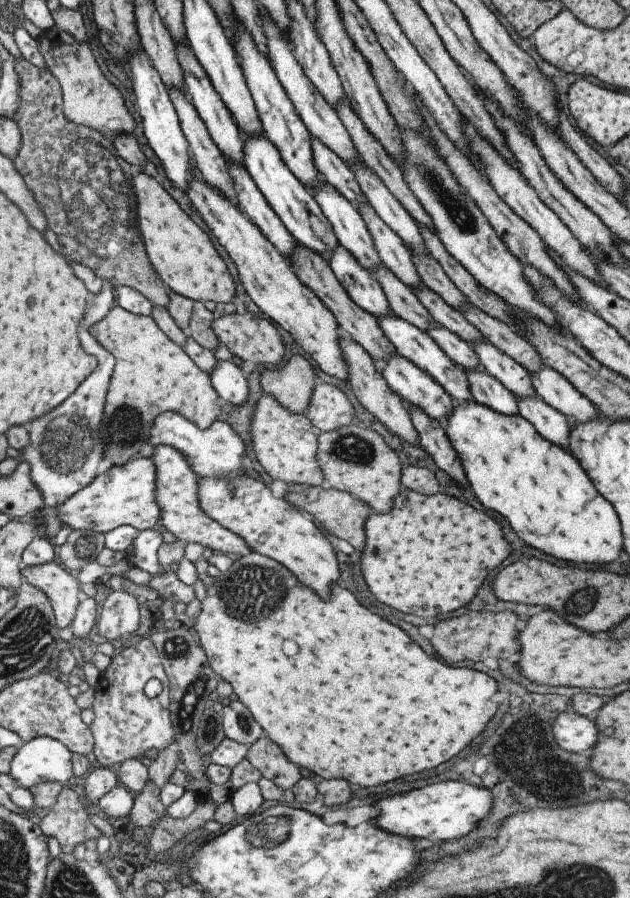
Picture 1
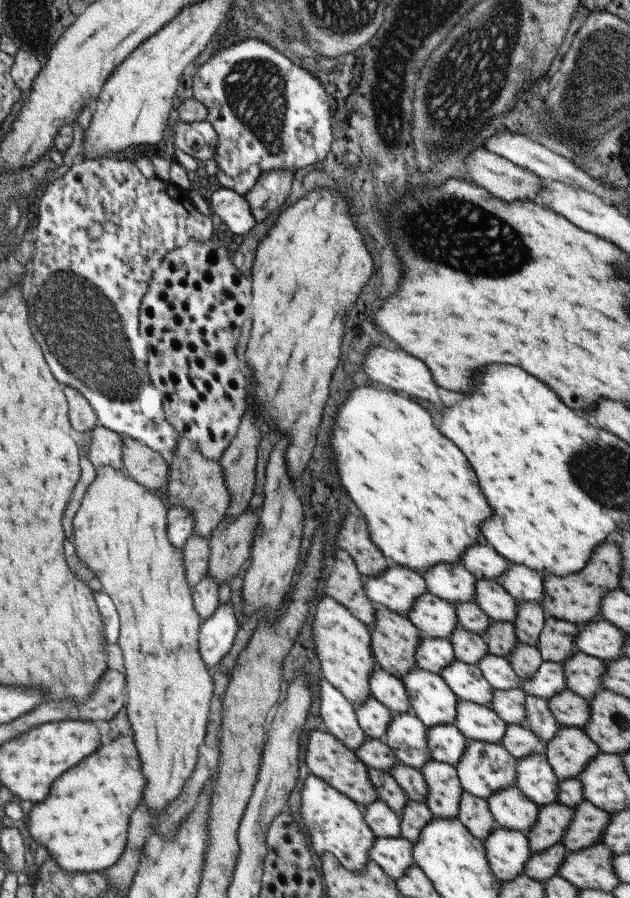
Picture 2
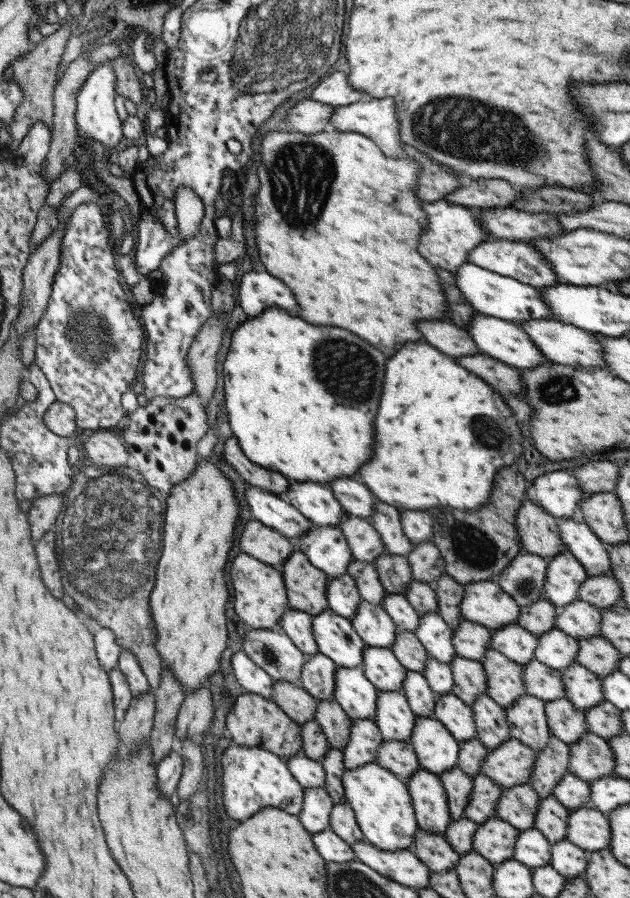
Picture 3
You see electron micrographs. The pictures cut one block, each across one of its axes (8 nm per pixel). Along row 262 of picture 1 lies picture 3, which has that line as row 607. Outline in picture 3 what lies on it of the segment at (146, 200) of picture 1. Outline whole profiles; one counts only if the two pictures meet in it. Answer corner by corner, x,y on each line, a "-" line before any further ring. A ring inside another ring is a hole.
200,459
186,480
172,487
166,502
162,537
162,554
157,562
155,585
150,606
157,628
156,648
167,669
172,669
184,692
202,686
219,667
222,652
228,644
227,618
224,613
230,596
226,586
226,564
236,540
236,524
241,515
241,502
236,498
233,482
212,461

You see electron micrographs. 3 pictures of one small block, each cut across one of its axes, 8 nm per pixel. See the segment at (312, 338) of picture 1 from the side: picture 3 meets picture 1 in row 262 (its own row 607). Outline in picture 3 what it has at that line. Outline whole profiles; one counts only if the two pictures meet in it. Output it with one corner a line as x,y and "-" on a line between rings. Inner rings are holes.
244,552
239,553
230,566
230,580
234,588
236,614
252,629
278,628
280,619
289,606
289,598
280,567
264,564

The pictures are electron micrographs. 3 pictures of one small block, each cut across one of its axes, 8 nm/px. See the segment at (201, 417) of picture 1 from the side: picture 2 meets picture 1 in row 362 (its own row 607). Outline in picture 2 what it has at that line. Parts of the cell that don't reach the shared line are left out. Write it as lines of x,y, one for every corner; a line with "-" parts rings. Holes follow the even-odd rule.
104,465
96,469
96,477
88,486
82,505
76,512
76,518
72,520
74,524
74,544
78,550
78,556
95,572
95,575
101,582
102,592
109,594
109,597
115,604
117,613
119,614
119,636
118,645
122,650
124,666
126,668
126,680
128,684
128,703
127,715
131,722
131,729
135,736
135,745
142,761
142,772
146,777
147,783
143,800
145,805
151,810
155,816
161,815
165,808
171,804
180,793
183,784
191,777
198,760
198,748
200,744
205,742
205,734
207,733
207,724
209,721
209,712
211,711
212,692
214,692
214,679
206,663
203,661
202,655
198,649
198,638
200,634
201,624
203,620
194,608
194,599
192,596
192,588
186,580
185,558
183,557
183,548
179,549
171,544
167,535
167,501
162,492
151,490
130,478
124,470
119,471
114,467

